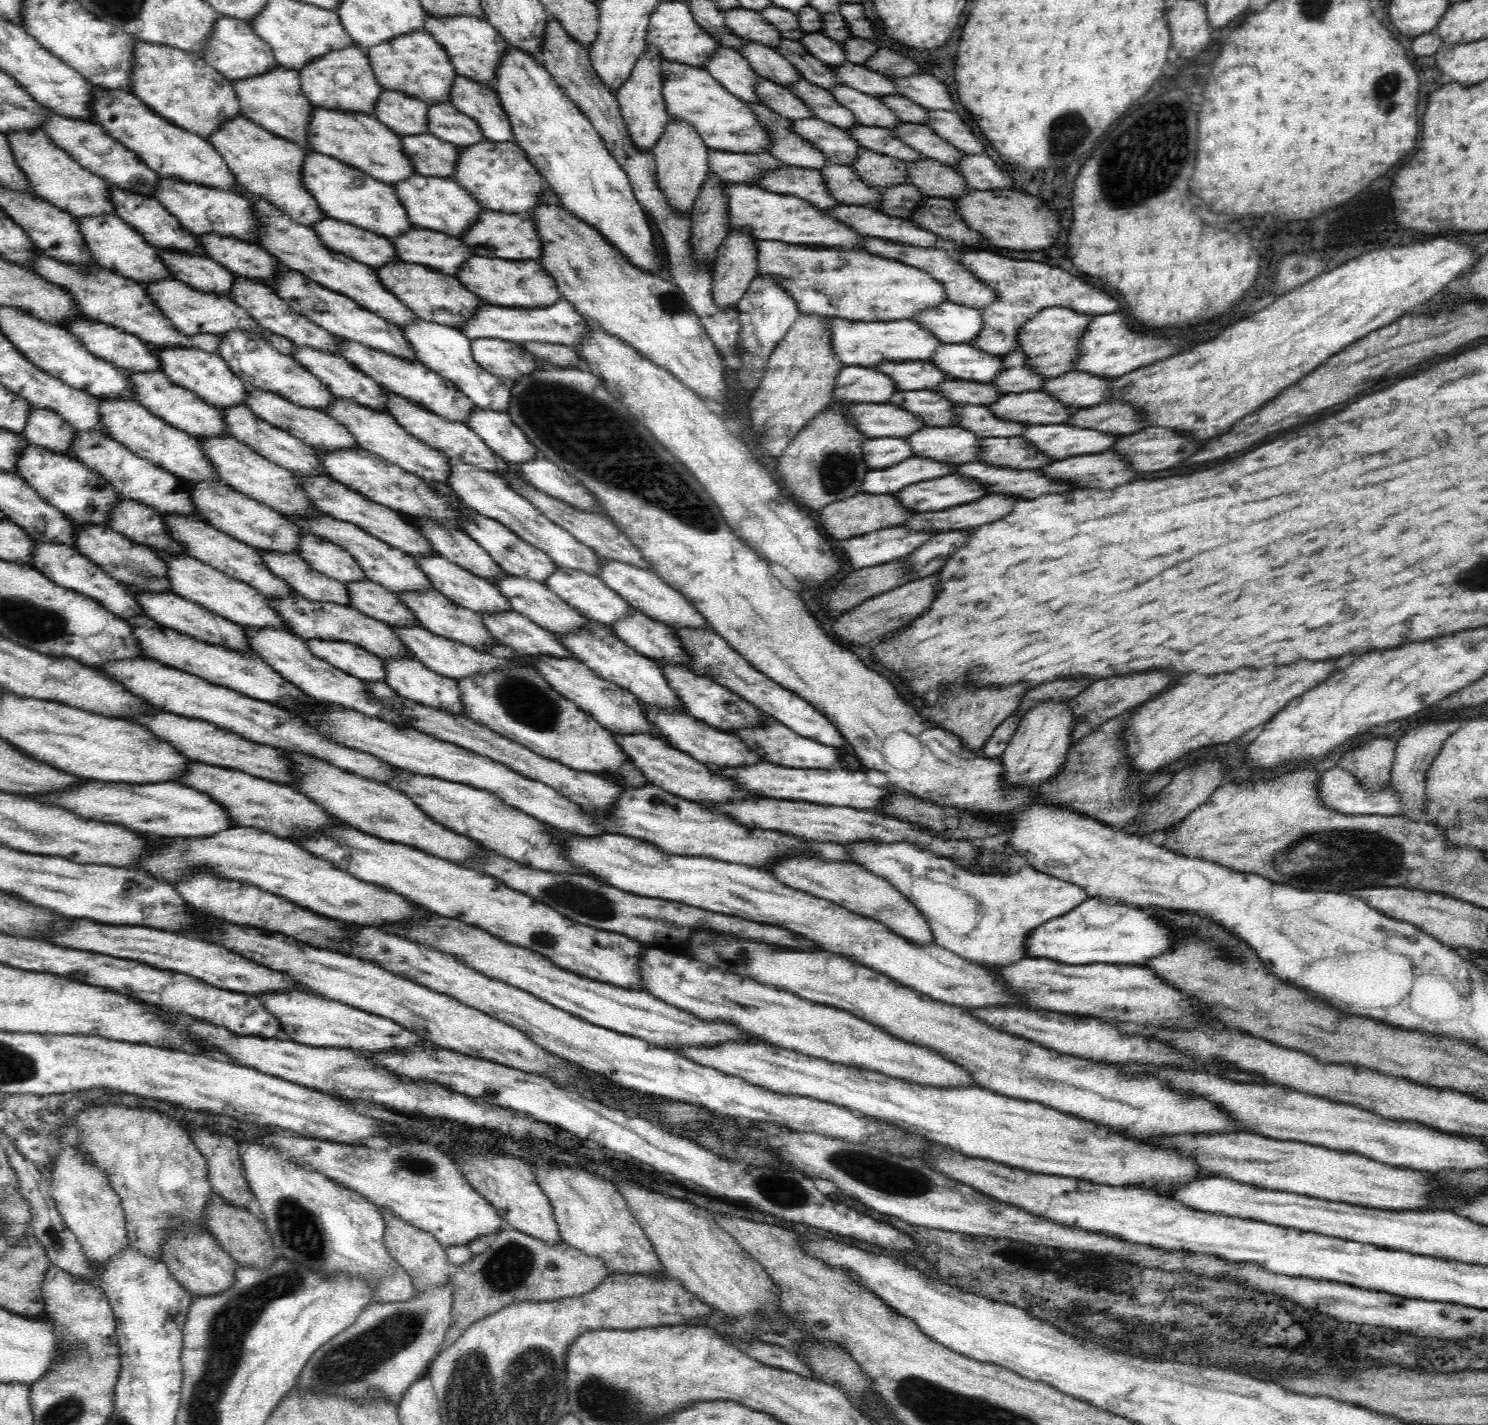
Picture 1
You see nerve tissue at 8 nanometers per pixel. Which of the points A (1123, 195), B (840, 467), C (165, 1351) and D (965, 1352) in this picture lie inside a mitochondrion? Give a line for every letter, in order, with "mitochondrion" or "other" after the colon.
A: mitochondrion
B: mitochondrion
C: other
D: other

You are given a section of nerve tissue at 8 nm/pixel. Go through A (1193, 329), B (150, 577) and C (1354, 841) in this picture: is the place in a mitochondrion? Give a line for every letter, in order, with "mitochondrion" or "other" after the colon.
A: other
B: mitochondrion
C: mitochondrion

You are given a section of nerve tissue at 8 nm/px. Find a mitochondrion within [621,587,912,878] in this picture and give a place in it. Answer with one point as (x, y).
(761, 733)

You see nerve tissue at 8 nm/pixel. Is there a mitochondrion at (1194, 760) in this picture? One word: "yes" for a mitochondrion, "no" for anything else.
no

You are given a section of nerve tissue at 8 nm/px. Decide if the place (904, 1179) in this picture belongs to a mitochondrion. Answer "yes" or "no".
yes

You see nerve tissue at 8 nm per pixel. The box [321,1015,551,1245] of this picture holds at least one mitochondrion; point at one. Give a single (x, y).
(416, 1166)

